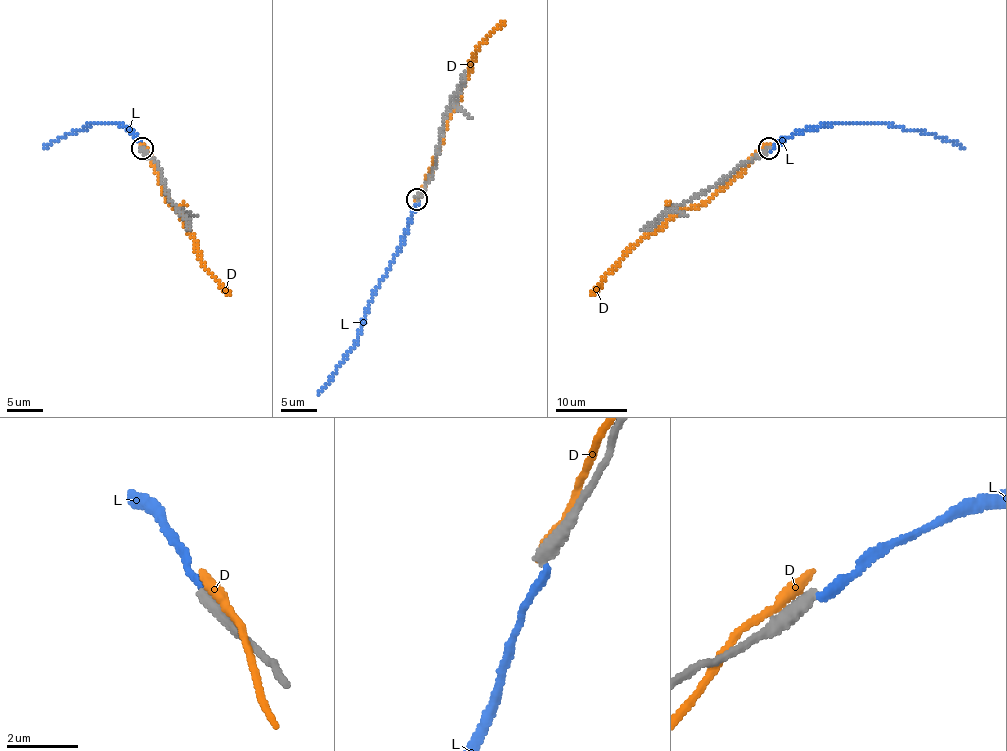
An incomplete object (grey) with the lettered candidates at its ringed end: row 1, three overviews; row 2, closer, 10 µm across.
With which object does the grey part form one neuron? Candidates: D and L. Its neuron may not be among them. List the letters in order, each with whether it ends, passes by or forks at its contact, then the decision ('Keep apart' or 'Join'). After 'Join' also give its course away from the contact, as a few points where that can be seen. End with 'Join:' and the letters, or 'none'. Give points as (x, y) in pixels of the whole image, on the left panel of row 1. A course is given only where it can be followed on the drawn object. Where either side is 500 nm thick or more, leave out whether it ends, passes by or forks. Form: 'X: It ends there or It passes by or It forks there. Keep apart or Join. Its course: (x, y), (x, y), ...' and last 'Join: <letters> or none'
D: Keep apart
L: It ends there. Keep apart
Join: none

